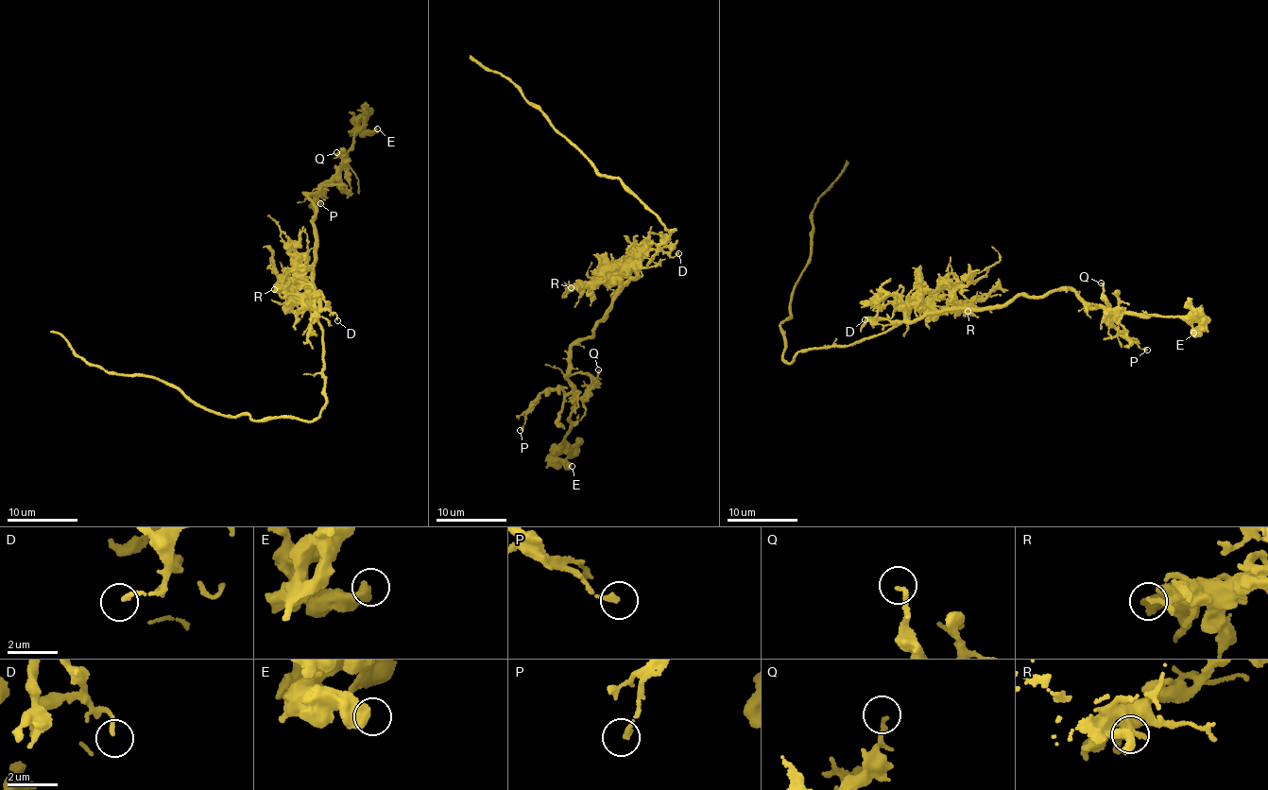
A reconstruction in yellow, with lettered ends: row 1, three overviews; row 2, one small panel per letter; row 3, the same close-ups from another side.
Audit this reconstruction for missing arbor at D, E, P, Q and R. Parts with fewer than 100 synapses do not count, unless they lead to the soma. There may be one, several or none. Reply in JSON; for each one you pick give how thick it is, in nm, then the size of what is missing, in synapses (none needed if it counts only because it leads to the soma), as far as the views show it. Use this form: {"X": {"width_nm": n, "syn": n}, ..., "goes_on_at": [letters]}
{"goes_on_at": []}

